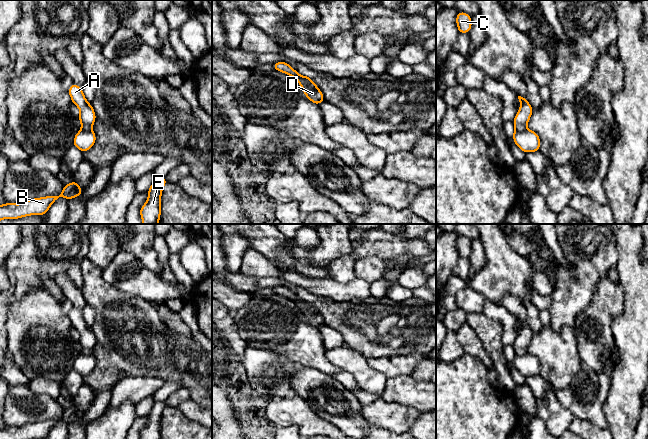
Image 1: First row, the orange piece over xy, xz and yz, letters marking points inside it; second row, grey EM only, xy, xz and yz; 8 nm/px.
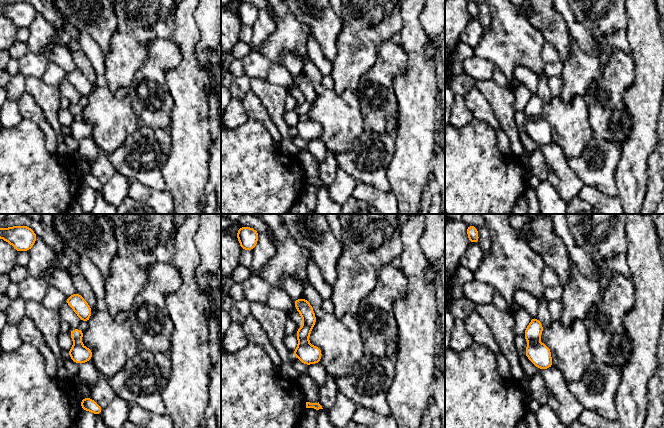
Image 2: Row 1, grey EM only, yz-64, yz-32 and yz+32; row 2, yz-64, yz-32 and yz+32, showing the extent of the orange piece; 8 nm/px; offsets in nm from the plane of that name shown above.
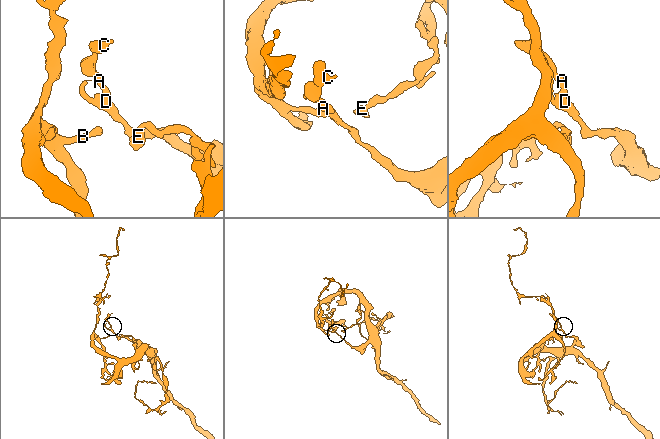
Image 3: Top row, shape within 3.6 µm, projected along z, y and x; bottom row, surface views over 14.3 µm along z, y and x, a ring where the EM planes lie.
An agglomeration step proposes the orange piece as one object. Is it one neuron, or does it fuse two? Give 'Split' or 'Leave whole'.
Leave whole

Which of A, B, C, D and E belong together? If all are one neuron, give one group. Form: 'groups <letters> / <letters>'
groups A B C D E

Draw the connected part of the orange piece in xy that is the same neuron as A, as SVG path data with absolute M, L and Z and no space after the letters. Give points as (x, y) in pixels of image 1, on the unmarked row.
M73 307L68 317L73 328L80 334L78 342L81 346L81 354L76 357L73 369L82 376L86 376L96 365L96 359L92 354L92 350L96 344L96 338L93 334L93 330L87 326L82 311Z

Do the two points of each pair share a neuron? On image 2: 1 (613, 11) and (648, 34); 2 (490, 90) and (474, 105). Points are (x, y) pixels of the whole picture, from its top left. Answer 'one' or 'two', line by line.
1: two
2: two

